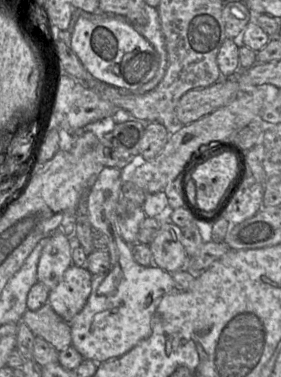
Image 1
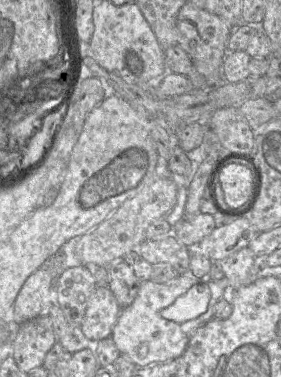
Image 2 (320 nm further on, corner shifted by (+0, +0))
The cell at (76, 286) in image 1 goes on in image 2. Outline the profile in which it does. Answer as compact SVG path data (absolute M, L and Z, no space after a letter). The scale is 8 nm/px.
M97 286L89 299L80 328L90 340L111 337L122 308L108 287Z

